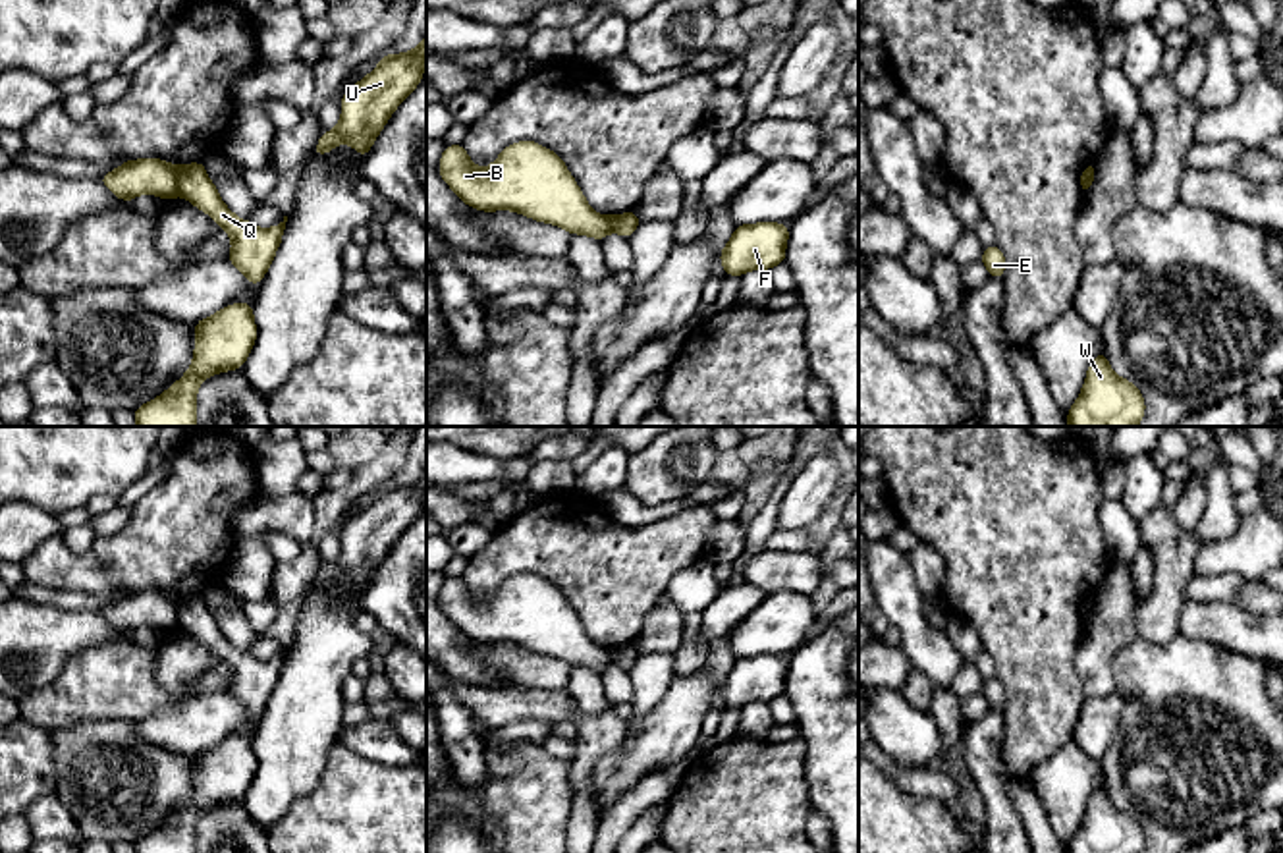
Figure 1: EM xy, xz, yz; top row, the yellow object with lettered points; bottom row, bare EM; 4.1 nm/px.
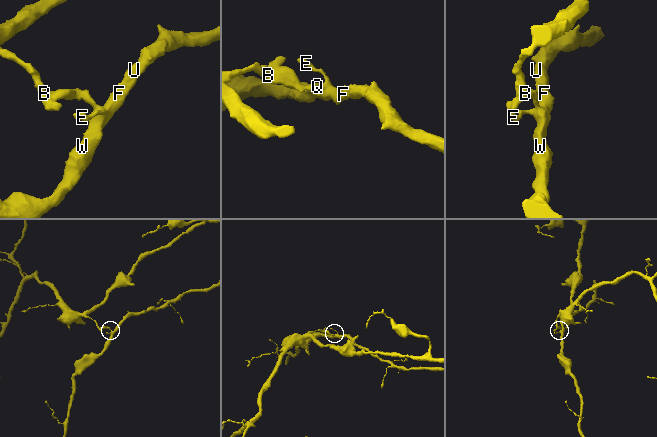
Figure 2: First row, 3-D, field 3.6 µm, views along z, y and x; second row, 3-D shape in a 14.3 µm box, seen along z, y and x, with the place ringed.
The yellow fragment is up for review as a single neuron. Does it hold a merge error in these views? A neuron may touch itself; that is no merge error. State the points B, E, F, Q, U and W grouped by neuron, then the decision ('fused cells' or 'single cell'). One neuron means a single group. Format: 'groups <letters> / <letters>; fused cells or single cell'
groups B / E F Q U W; fused cells

